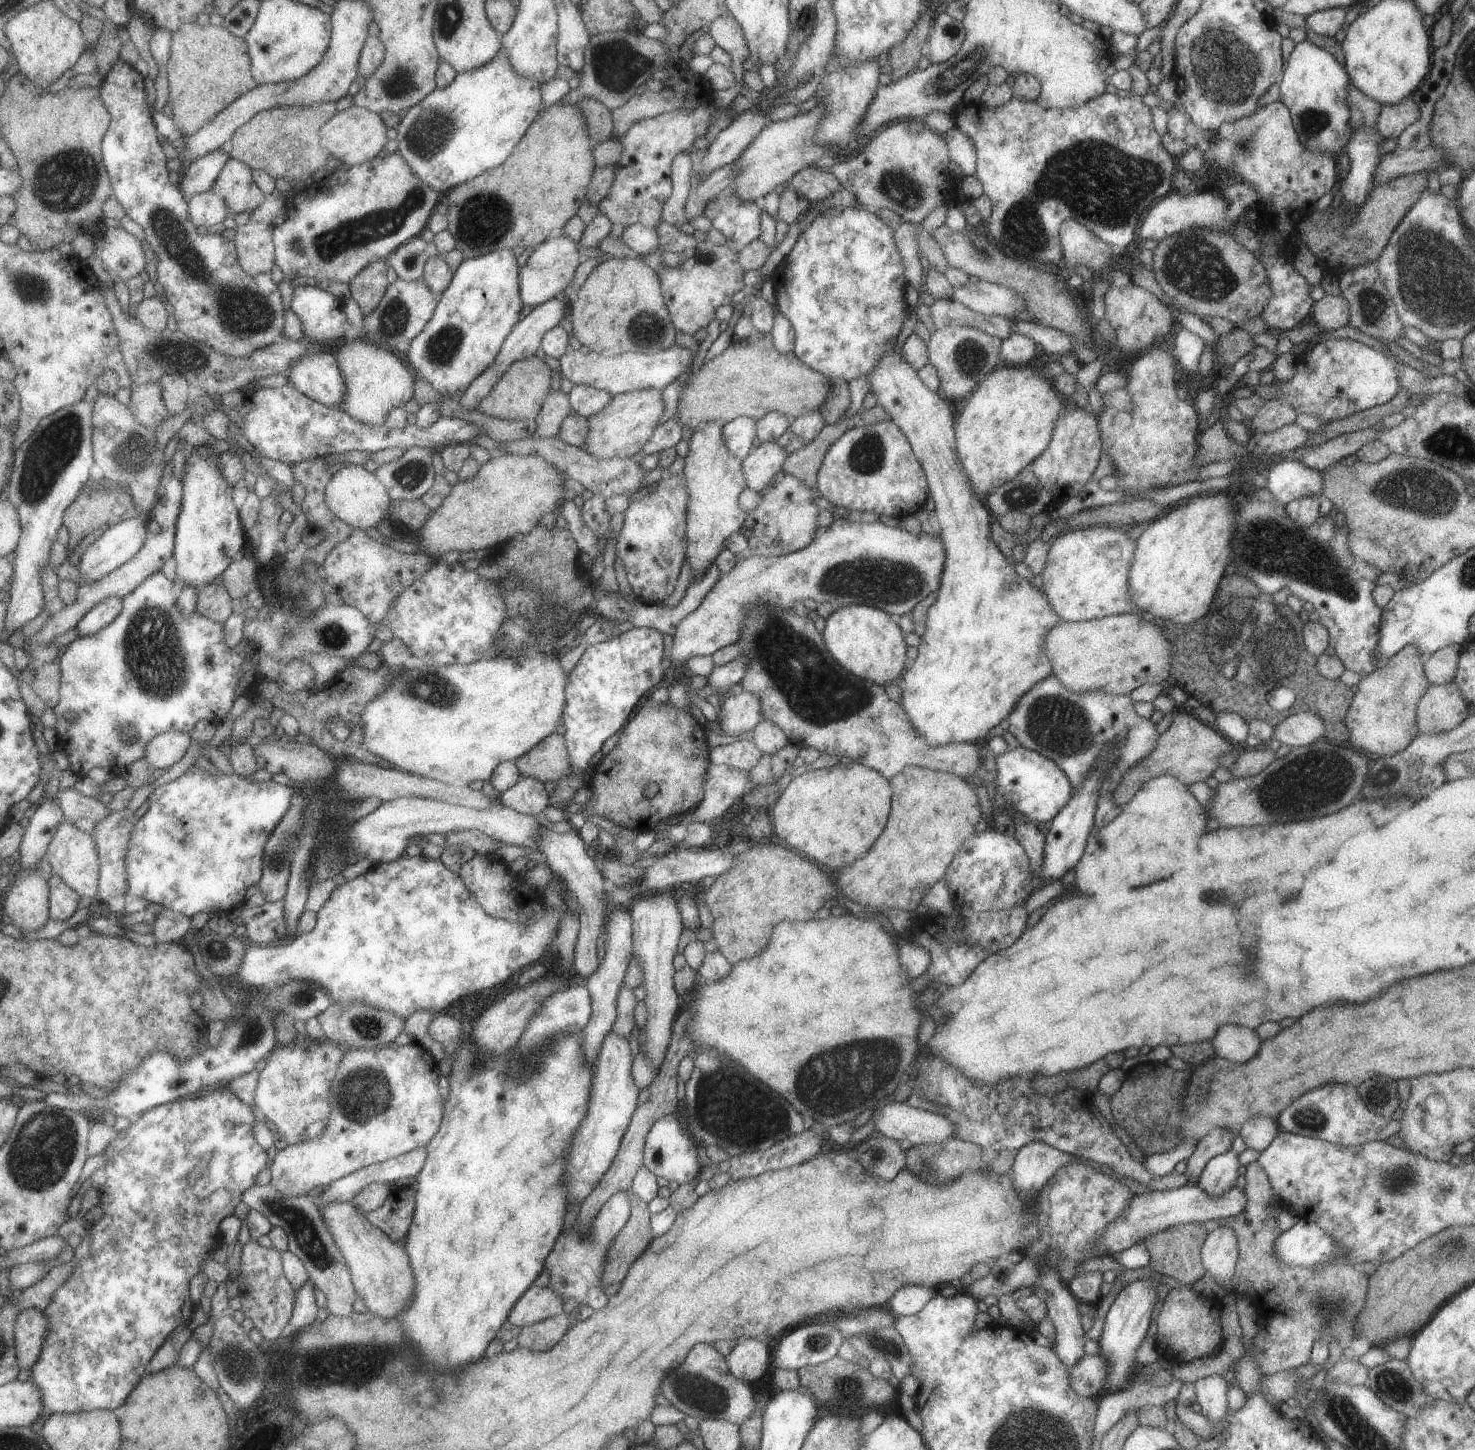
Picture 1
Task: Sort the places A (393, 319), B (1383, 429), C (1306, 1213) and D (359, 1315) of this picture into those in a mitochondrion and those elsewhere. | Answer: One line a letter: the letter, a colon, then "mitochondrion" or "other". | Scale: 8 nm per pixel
A: mitochondrion
B: other
C: other
D: other

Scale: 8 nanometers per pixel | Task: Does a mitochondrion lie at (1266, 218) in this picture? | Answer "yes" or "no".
no

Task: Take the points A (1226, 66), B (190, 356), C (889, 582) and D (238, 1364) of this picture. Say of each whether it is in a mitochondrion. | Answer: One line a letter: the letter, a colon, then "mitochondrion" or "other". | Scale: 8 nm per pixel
A: mitochondrion
B: mitochondrion
C: mitochondrion
D: mitochondrion

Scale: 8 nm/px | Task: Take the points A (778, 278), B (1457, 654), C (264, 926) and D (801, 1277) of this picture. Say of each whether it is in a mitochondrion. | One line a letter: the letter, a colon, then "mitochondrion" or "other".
A: other
B: other
C: other
D: other

